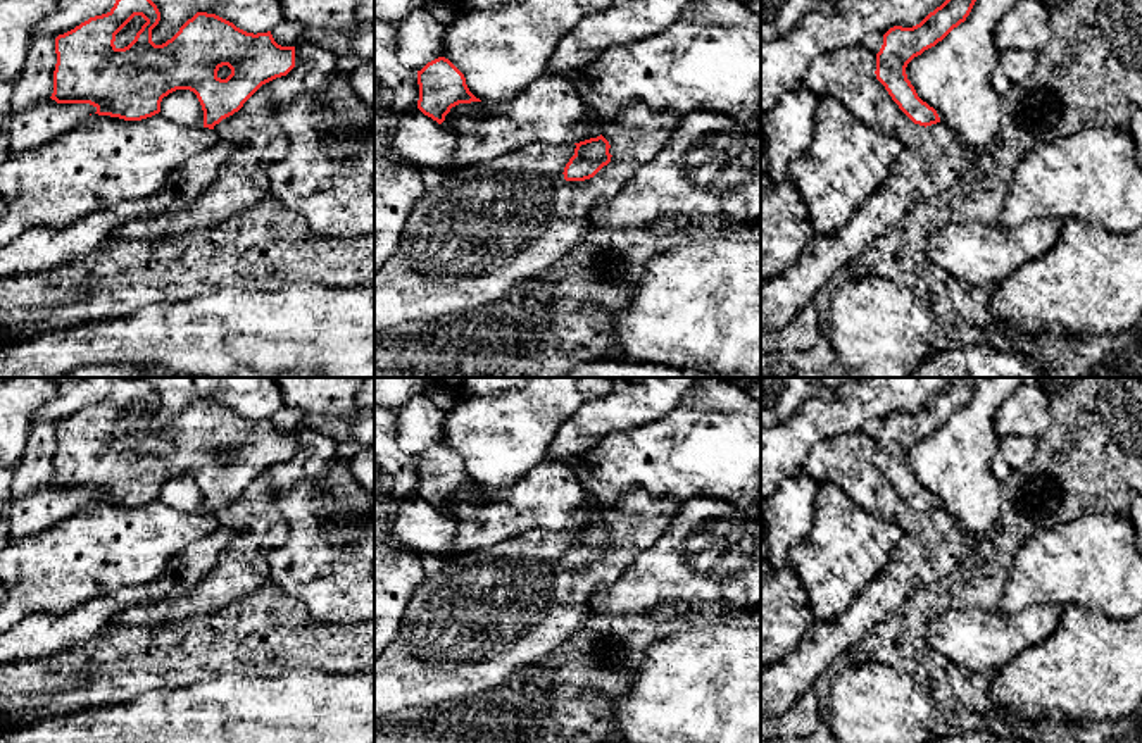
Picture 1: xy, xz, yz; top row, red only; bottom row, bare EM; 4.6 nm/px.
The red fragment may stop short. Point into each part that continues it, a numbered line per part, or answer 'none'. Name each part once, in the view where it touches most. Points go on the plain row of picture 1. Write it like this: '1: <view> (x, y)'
none

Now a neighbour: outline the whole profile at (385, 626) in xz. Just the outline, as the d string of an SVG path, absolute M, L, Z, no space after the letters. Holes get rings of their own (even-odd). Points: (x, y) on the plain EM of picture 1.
M374 541L374 657L395 640L400 617L424 578L421 553Z

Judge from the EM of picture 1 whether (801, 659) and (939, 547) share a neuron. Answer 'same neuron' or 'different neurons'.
same neuron

